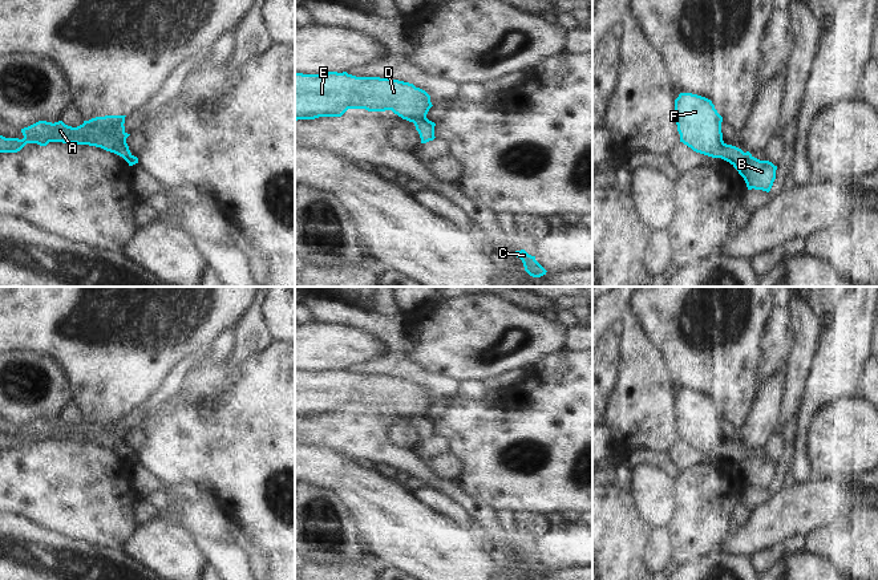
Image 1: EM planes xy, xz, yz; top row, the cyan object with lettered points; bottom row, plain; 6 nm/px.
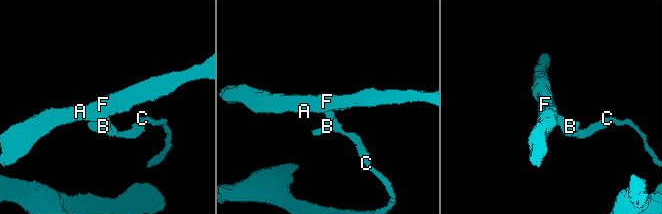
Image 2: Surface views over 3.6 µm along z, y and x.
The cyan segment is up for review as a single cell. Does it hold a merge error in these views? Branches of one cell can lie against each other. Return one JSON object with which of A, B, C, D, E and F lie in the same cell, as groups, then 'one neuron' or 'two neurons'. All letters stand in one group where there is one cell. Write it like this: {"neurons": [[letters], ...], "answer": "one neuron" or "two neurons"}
{"neurons": [["A", "D", "E", "F"], ["B", "C"]], "answer": "two neurons"}

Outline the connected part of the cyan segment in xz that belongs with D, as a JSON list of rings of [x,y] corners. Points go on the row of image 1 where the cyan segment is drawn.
[[[347,72],[295,73],[295,121],[341,117],[348,109],[365,109],[392,110],[413,122],[426,118],[432,106],[425,90],[398,80],[356,77]]]

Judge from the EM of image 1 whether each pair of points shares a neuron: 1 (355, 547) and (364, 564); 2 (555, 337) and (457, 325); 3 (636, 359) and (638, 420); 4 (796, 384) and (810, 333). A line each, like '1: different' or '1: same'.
1: different
2: same
3: same
4: same

